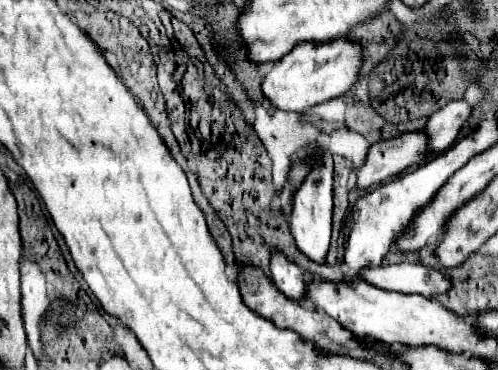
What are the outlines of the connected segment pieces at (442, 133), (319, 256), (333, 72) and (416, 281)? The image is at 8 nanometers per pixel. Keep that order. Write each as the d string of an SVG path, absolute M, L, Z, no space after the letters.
M466 100L448 102L444 108L434 112L426 122L426 132L432 136L432 150L446 152L458 138L462 126L472 116L472 106Z
M326 150L322 154L322 164L308 174L304 186L300 186L300 190L294 196L290 212L290 232L294 236L298 250L306 258L310 258L316 264L326 264L332 232L332 158Z
M336 38L324 44L298 44L268 72L262 82L262 92L276 108L286 112L302 112L302 108L344 96L358 82L362 66L364 56L360 42Z
M418 262L366 268L362 272L362 278L384 290L394 290L402 294L422 294L424 298L444 294L452 288L452 280L442 270Z

